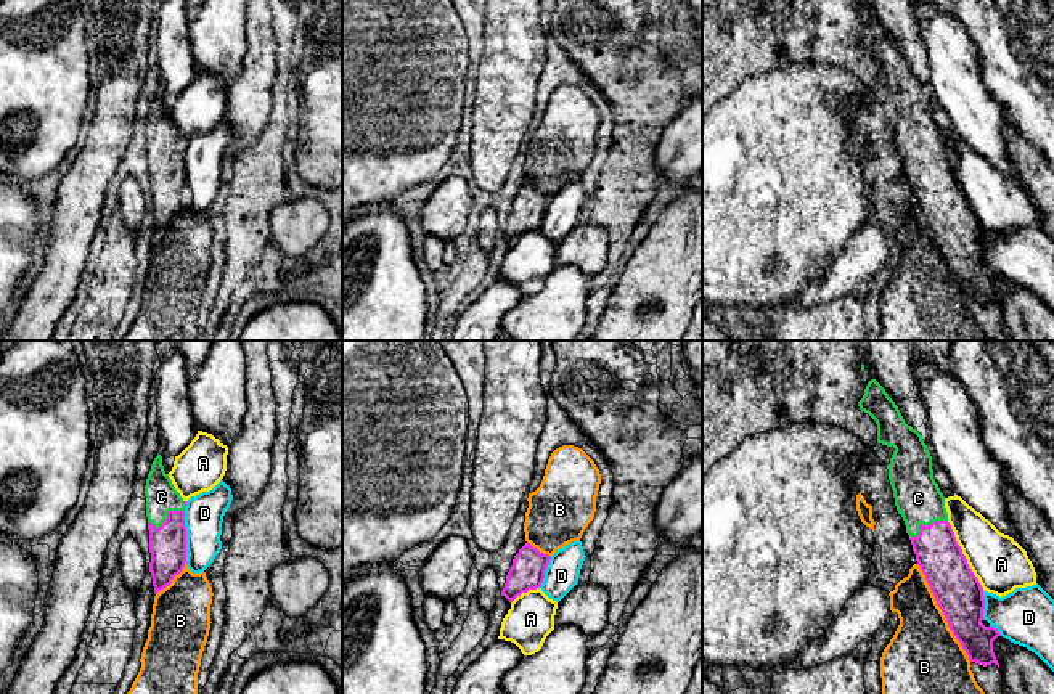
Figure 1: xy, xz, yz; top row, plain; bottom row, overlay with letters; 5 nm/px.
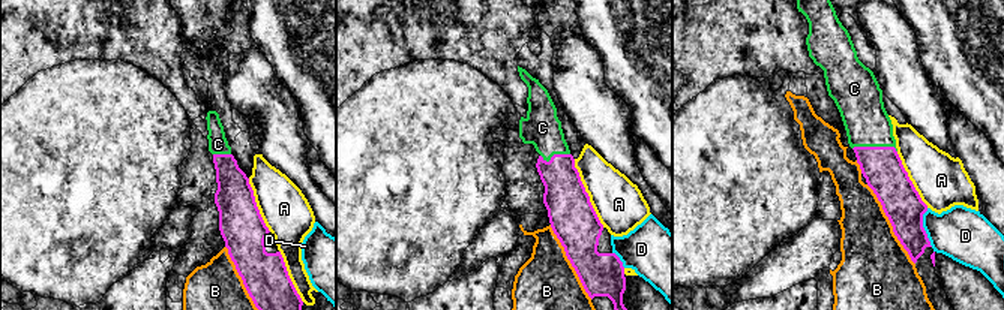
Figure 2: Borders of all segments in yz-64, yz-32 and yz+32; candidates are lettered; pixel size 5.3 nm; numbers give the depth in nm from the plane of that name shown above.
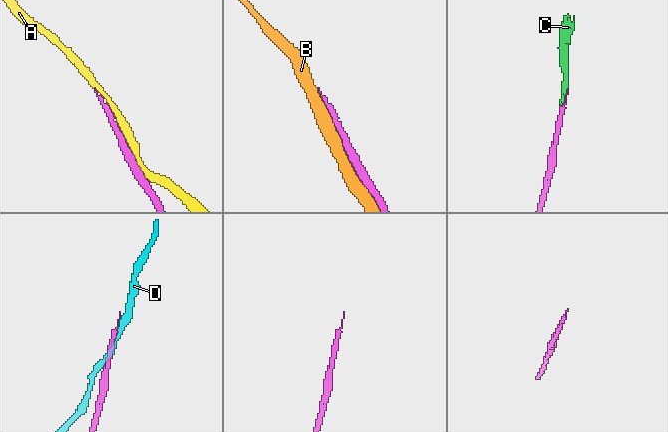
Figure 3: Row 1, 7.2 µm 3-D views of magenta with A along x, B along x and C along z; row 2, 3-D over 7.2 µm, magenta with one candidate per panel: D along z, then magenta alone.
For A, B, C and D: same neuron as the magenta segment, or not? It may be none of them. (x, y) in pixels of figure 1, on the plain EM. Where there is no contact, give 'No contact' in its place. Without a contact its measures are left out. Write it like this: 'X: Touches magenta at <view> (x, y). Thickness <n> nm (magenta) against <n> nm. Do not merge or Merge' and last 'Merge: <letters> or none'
A: Touches magenta at yz (964, 196). Thickness 240 nm (magenta) against 280 nm. Do not merge
B: Touches magenta at yz (942, 251). Thickness 240 nm (magenta) against 380 nm. Do not merge
C: Touches magenta at yz (923, 164). Thickness 220 nm (magenta) against 240 nm. Merge
D: Touches magenta at xy (185, 177). Thickness 190 nm (magenta) against 190 nm. Do not merge
Merge: C

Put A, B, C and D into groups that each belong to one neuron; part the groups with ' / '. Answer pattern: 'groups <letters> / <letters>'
groups A / B / C / D

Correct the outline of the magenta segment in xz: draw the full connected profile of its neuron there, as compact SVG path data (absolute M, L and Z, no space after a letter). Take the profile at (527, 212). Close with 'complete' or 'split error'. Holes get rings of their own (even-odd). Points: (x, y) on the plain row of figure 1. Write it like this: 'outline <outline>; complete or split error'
outline M525 183L513 199L501 236L513 243L529 230L541 228L551 196Z; complete

